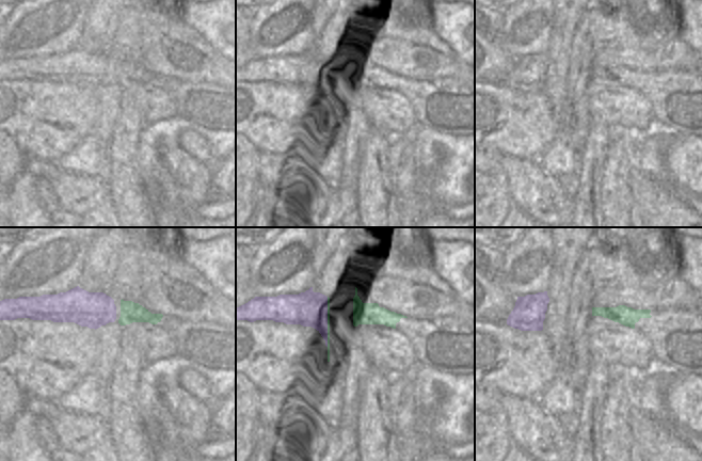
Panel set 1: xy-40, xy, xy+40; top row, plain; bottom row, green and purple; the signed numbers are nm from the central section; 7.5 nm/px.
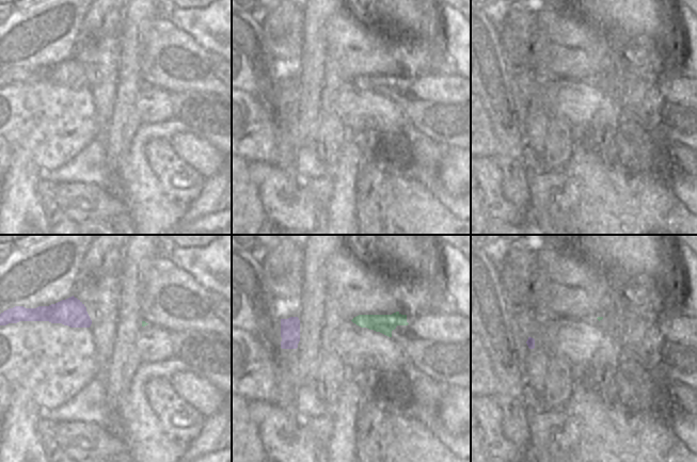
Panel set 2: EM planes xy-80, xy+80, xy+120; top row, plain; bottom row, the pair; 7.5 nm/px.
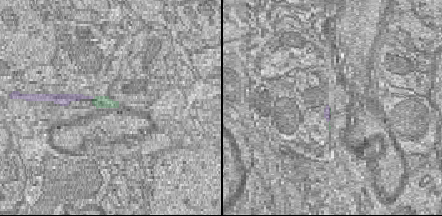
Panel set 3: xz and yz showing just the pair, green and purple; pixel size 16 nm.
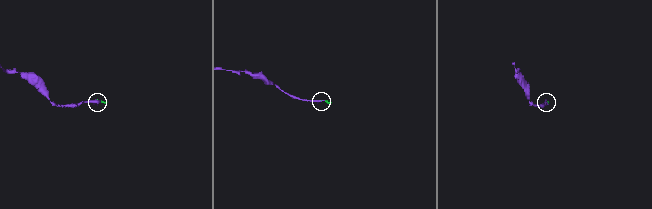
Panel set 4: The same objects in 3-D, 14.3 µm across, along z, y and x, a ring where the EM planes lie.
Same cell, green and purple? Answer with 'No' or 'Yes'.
Yes

